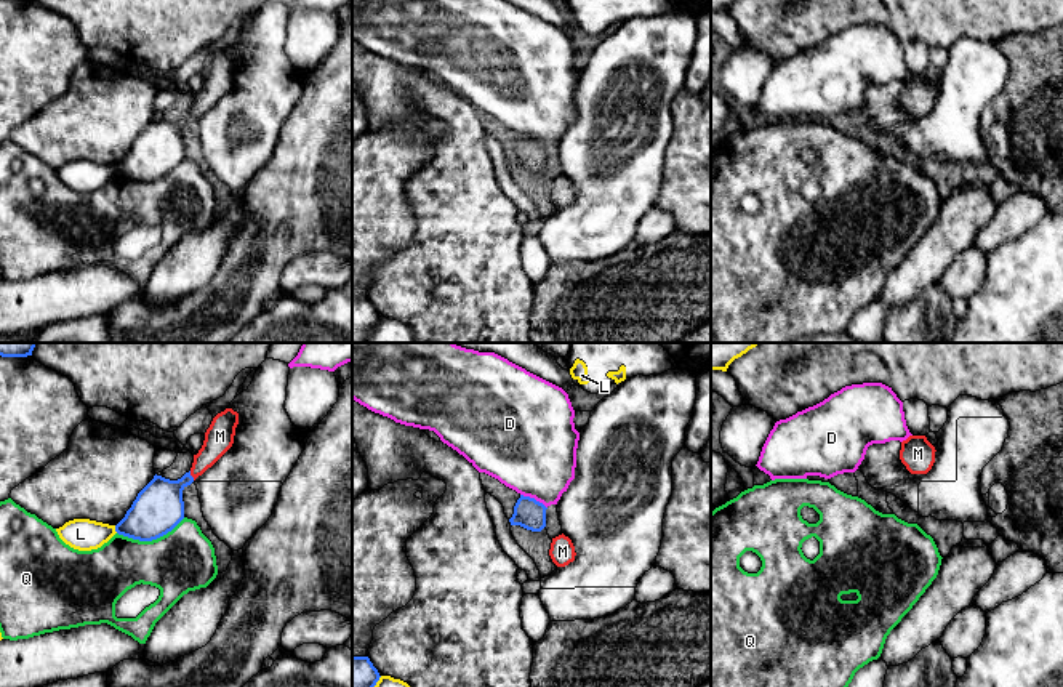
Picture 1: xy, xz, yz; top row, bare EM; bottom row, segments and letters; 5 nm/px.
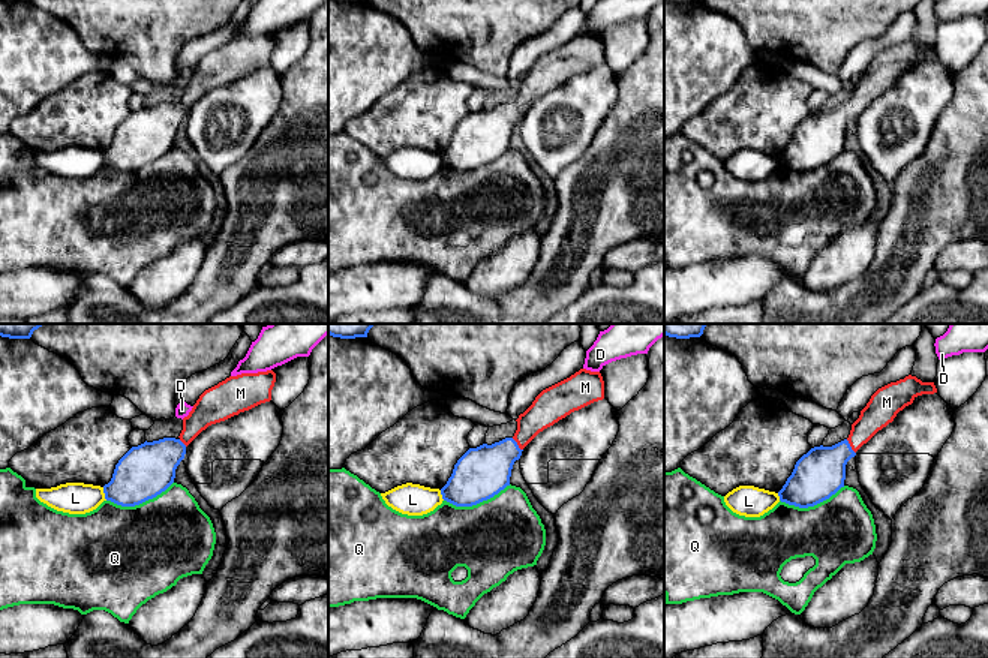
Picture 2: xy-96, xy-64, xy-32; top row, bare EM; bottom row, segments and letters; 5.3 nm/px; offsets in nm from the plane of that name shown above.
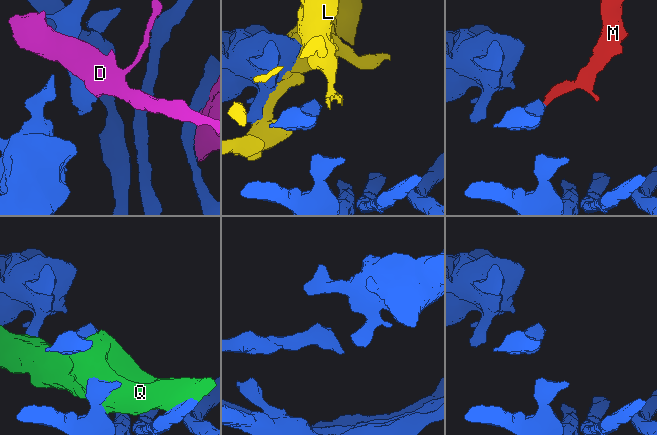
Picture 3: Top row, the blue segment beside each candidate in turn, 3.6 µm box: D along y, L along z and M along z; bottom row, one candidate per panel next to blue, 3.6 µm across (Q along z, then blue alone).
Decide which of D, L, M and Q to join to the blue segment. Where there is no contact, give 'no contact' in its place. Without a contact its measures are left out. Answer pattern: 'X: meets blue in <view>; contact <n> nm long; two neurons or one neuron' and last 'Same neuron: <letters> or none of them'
D: meets blue in xz; contact 150 nm long; two neurons
L: meets blue in xy; contact 40 nm long; two neurons
M: meets blue in xy; contact 50 nm long; one neuron
Q: meets blue in xy; contact 360 nm long; two neurons
Same neuron: M

